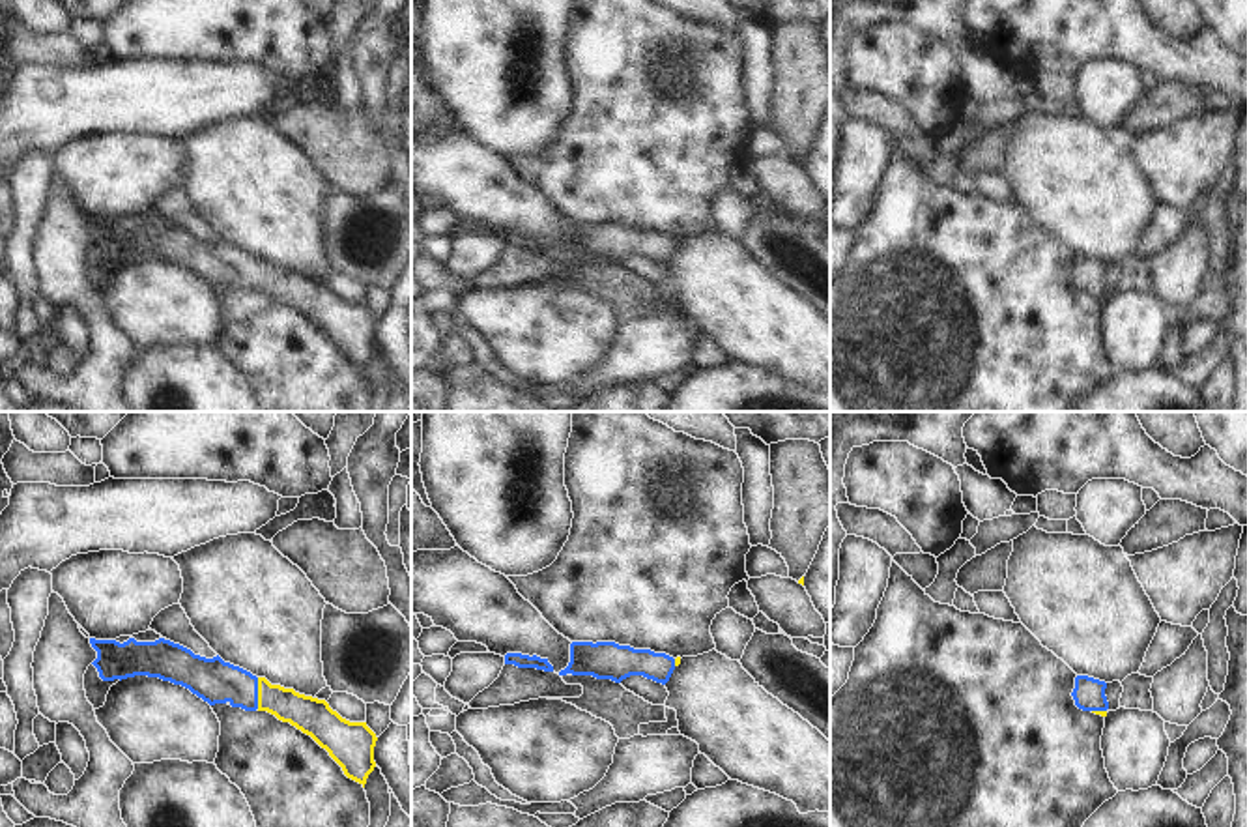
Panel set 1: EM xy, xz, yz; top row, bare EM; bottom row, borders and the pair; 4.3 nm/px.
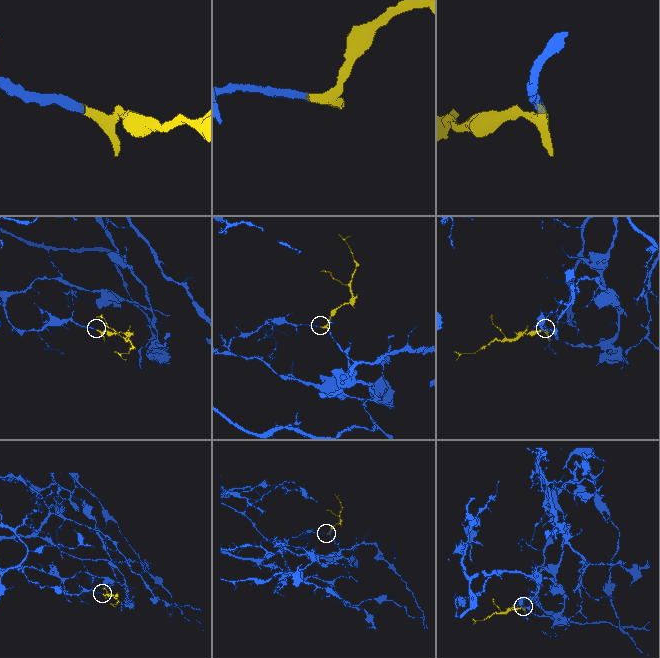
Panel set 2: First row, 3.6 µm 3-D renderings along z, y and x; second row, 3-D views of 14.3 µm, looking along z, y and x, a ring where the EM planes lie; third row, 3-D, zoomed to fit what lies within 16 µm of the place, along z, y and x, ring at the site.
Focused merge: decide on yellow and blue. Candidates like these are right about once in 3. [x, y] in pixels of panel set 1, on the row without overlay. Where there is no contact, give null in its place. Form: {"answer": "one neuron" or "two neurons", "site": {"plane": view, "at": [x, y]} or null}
{"answer": "one neuron", "site": {"plane": "xy", "at": [258, 274]}}

